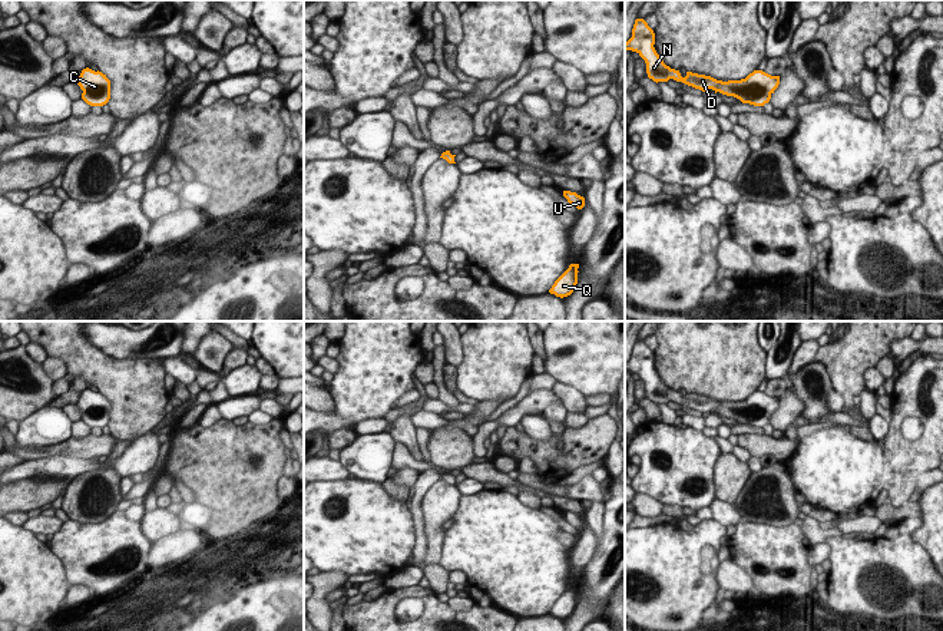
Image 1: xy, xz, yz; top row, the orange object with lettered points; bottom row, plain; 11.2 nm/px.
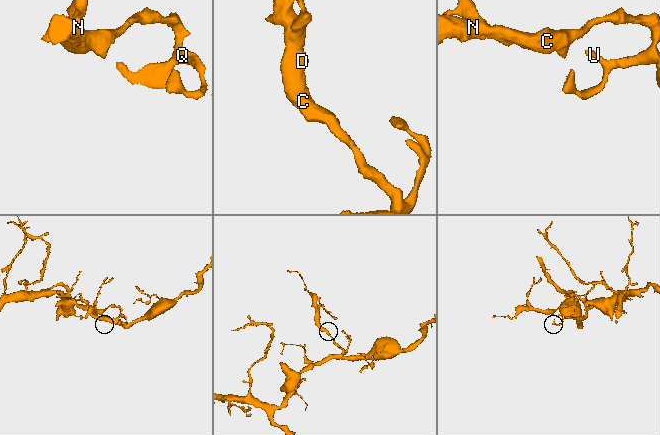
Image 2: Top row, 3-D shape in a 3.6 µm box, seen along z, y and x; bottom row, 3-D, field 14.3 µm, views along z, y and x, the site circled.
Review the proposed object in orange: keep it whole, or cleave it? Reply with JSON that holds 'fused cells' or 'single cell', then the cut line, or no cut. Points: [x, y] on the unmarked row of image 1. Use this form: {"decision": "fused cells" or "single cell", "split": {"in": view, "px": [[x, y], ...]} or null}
{"decision": "single cell", "split": null}

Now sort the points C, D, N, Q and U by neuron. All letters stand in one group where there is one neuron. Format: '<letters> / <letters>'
C D N Q U

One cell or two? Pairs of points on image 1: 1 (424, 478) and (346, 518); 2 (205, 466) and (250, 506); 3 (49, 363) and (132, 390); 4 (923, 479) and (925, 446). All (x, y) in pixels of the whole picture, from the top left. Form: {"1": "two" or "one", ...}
{"1": "two", "2": "one", "3": "two", "4": "two"}

